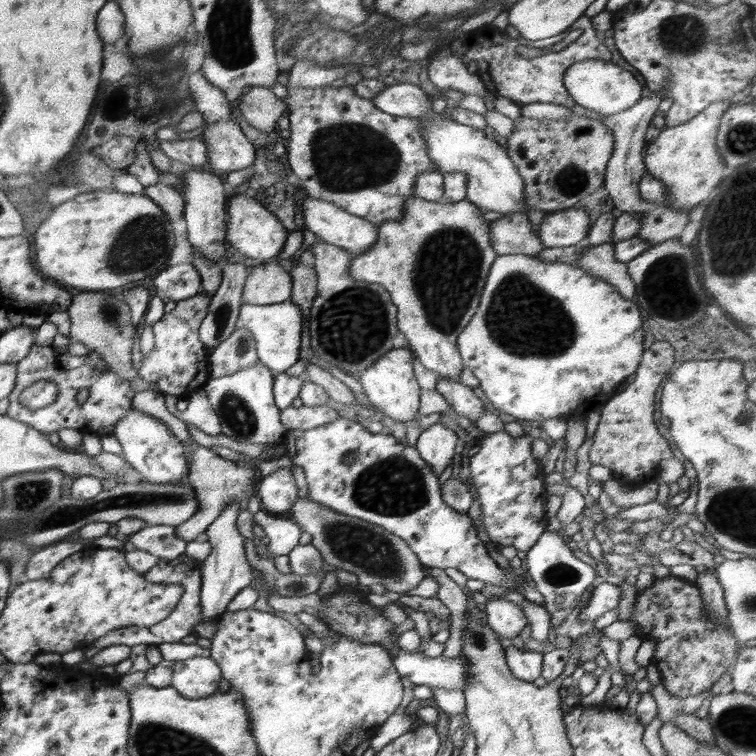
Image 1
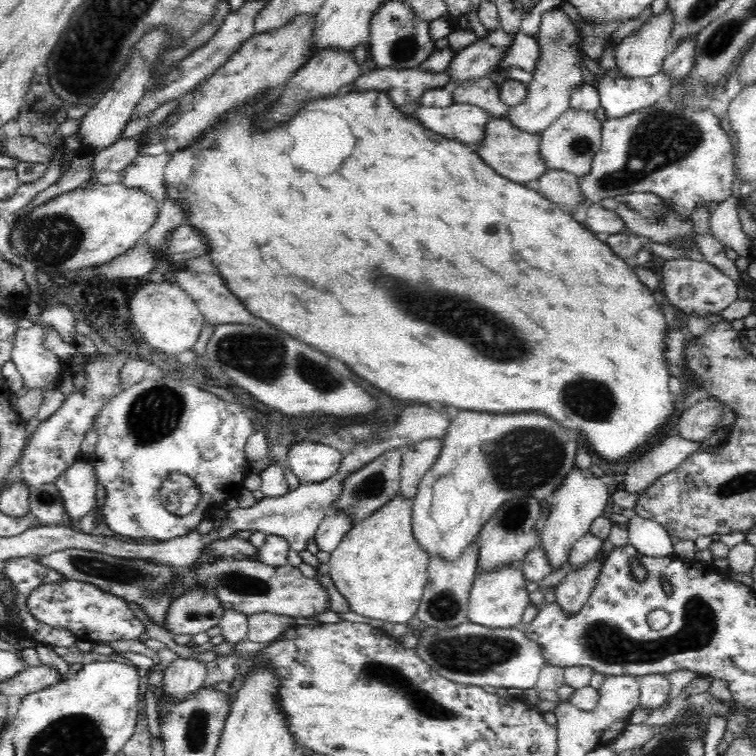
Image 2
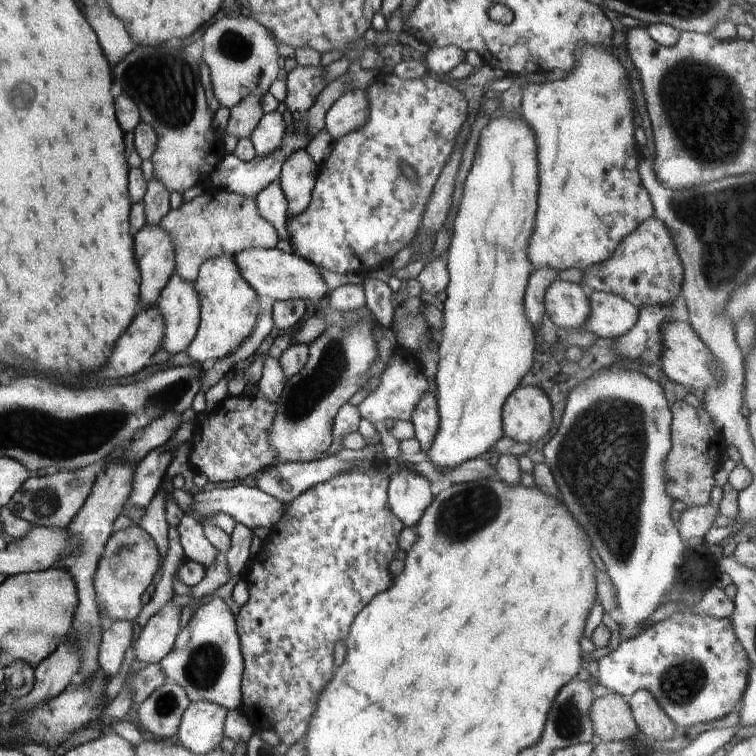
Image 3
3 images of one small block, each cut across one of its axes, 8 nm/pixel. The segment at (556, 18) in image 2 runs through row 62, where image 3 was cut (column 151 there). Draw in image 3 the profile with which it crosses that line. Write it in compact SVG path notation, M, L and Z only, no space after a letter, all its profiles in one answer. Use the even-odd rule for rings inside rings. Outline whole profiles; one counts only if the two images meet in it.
M138 525L113 532L104 546L93 581L99 612L110 621L138 622L160 562L154 540Z

